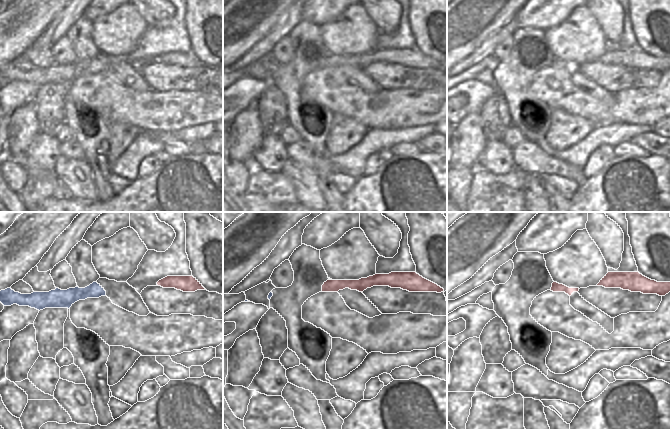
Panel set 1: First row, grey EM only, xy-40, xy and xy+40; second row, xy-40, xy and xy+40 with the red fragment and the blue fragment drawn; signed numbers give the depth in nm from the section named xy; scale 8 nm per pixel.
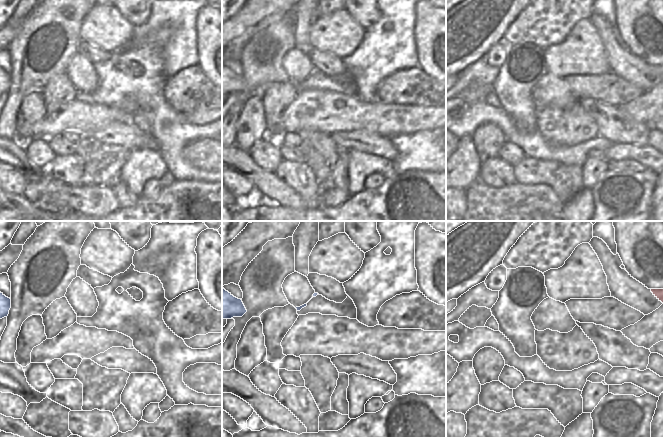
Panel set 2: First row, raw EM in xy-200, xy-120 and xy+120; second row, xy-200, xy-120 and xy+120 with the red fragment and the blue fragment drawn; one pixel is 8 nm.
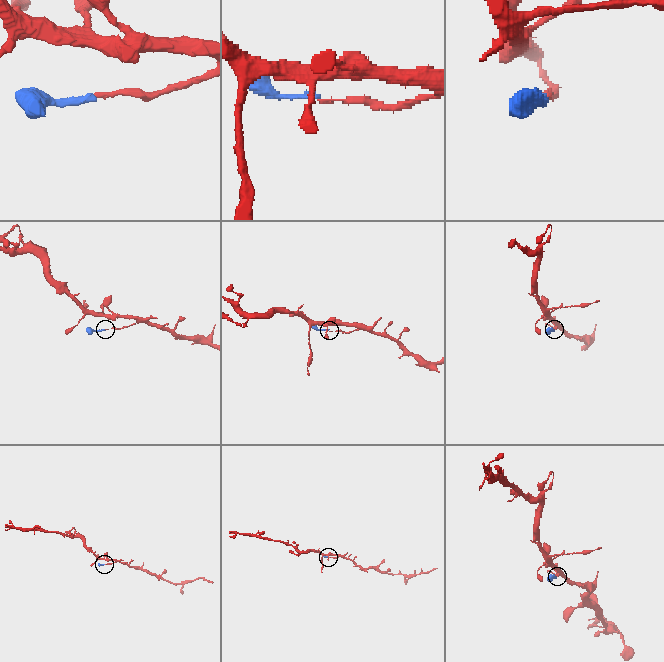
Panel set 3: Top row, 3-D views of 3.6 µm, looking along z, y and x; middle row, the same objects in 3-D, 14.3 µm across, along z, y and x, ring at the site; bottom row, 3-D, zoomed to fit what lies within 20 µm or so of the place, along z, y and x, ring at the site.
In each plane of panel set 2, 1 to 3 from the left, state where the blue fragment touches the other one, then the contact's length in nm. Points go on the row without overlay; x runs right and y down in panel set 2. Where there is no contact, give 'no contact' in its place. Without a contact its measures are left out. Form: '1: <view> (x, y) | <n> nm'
1: no contact
2: no contact
3: no contact

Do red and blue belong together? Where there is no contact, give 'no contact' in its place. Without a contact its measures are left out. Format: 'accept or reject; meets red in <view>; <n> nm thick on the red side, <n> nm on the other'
accept; no contact

